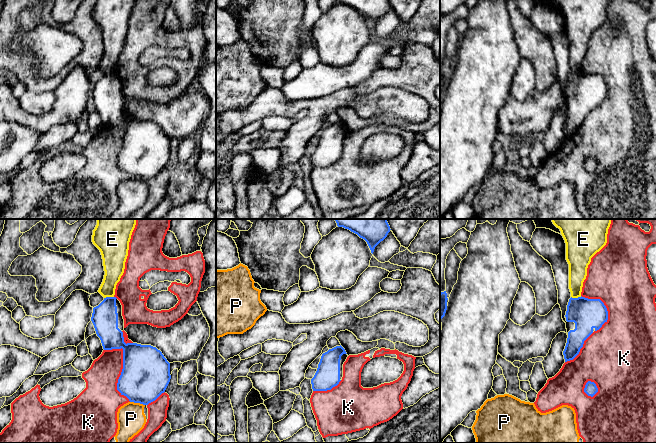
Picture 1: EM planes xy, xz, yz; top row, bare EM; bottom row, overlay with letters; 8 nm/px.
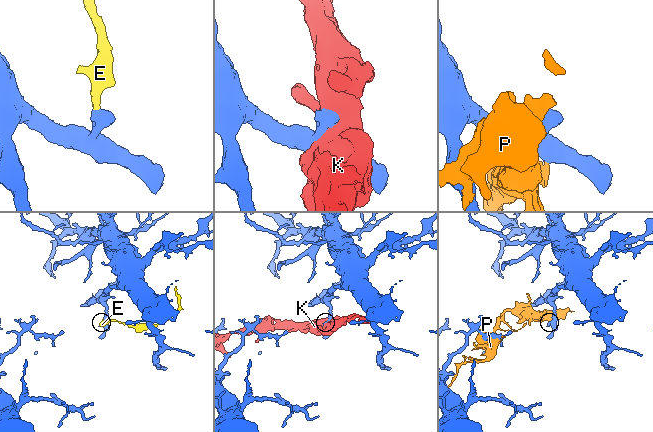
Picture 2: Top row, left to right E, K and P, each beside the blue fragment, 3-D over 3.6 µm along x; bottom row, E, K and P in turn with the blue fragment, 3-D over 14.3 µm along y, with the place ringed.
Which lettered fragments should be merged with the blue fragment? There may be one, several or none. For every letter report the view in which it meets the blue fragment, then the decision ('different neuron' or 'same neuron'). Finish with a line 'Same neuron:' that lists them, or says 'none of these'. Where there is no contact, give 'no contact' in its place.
E: contact in yz; different neuron
K: contact in xy; different neuron
P: contact in xy; different neuron
Same neuron: none of these

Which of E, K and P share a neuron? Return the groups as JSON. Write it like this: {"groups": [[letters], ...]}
{"groups": [["E"], ["K"], ["P"]]}

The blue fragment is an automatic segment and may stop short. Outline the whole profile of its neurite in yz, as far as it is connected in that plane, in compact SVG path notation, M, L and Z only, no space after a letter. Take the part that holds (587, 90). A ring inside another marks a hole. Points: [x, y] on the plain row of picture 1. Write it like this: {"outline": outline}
{"outline": "M570 74L566 87L567 119L563 127L565 138L573 136L584 117L608 96L608 87L600 75Z"}

